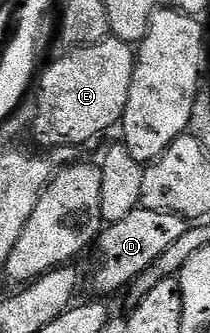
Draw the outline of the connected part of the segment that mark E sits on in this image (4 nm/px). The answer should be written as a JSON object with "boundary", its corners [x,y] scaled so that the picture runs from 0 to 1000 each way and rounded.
{"boundary":[[[524,108],[457,135],[410,135],[305,162],[205,222],[181,222],[186,294],[157,321],[157,408],[219,441],[395,441],[410,423],[581,366],[595,309],[614,309],[614,261],[633,249],[648,150],[610,126]]]}

